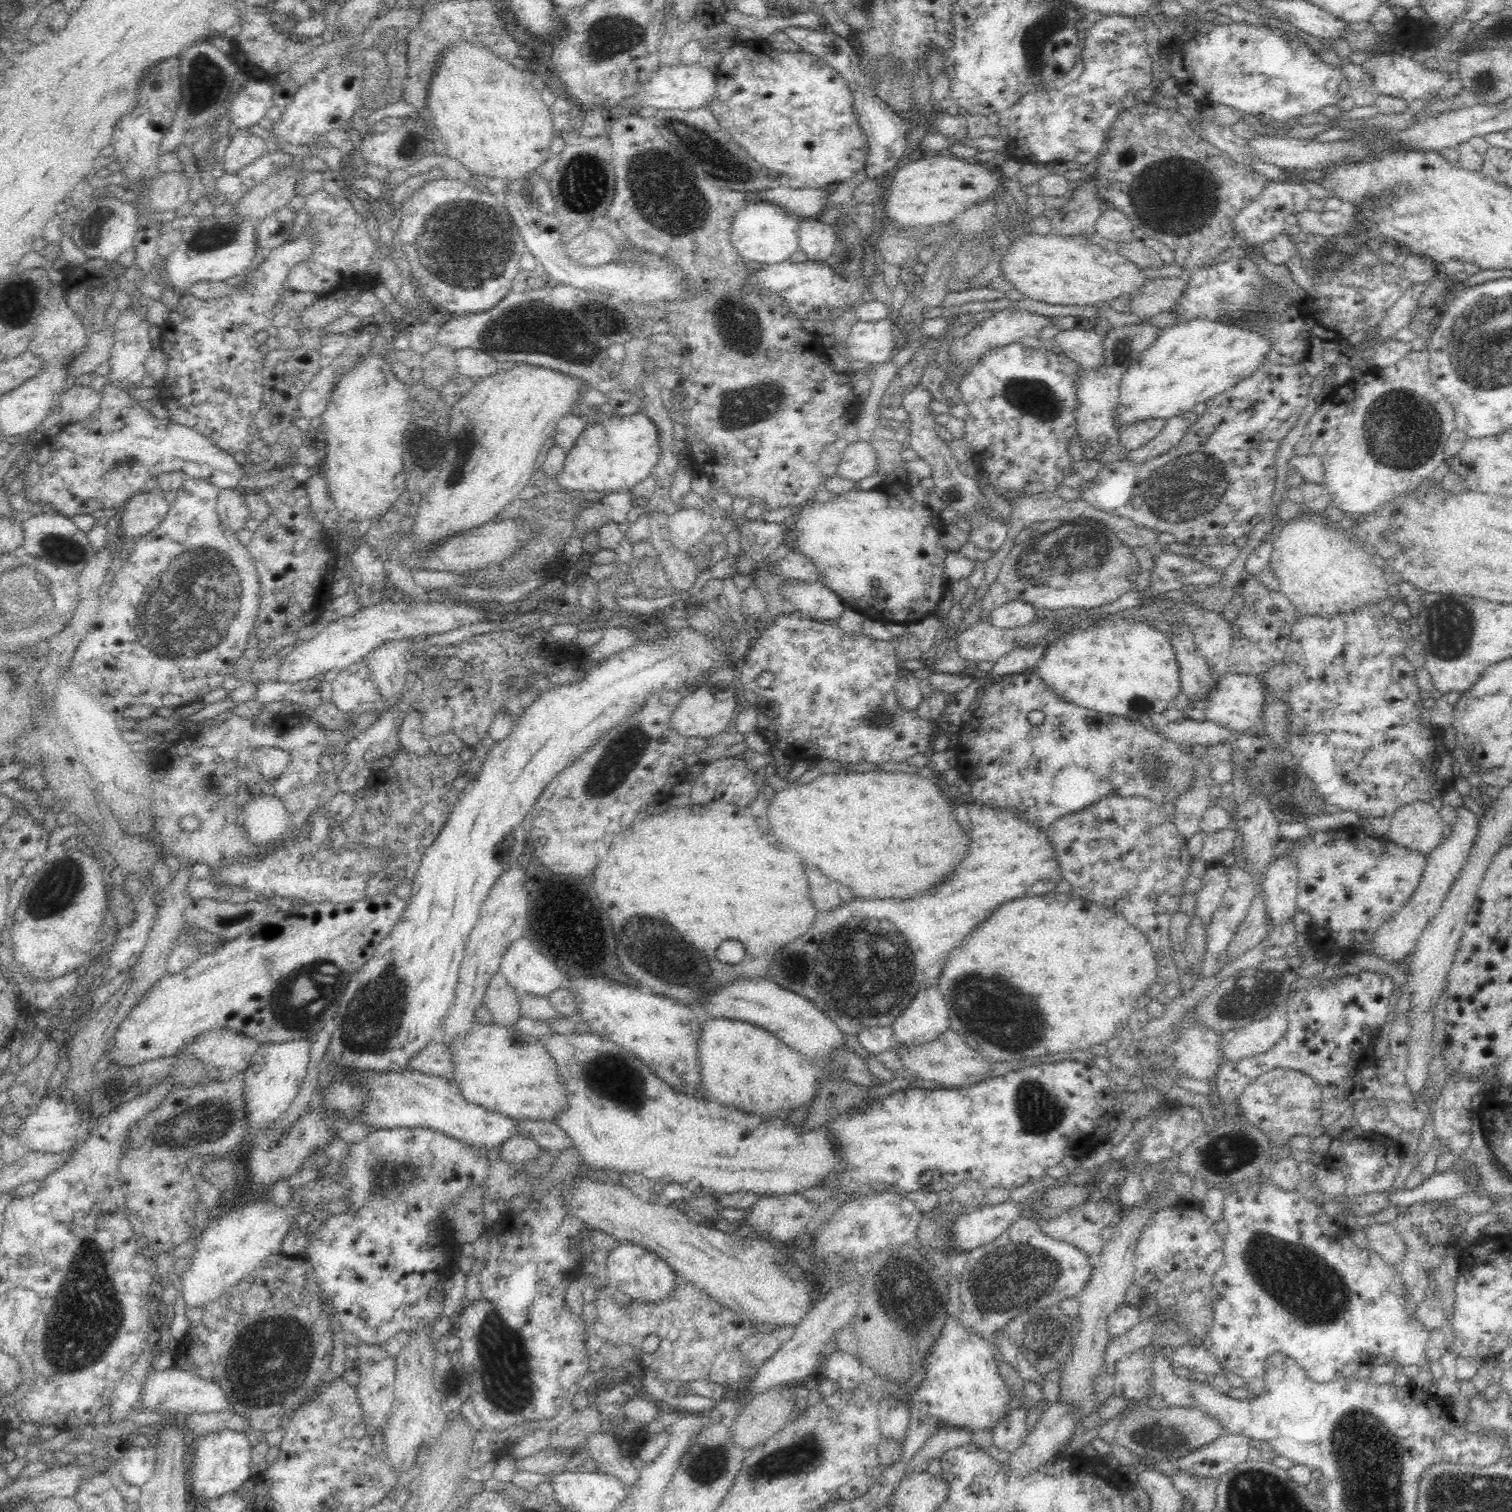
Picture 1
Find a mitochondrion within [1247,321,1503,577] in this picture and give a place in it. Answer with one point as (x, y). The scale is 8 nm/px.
(1400, 431)

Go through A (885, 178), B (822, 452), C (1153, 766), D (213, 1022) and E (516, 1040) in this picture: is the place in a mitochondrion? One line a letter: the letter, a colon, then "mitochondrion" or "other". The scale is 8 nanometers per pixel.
A: other
B: other
C: mitochondrion
D: other
E: other

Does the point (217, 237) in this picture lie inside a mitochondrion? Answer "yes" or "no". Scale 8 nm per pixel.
yes

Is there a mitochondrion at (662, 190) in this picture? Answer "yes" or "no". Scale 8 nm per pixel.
yes

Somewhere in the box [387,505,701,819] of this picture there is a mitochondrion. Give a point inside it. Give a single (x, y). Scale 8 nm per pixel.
(621, 756)

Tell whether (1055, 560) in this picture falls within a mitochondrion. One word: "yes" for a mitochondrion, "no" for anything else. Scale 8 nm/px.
yes

